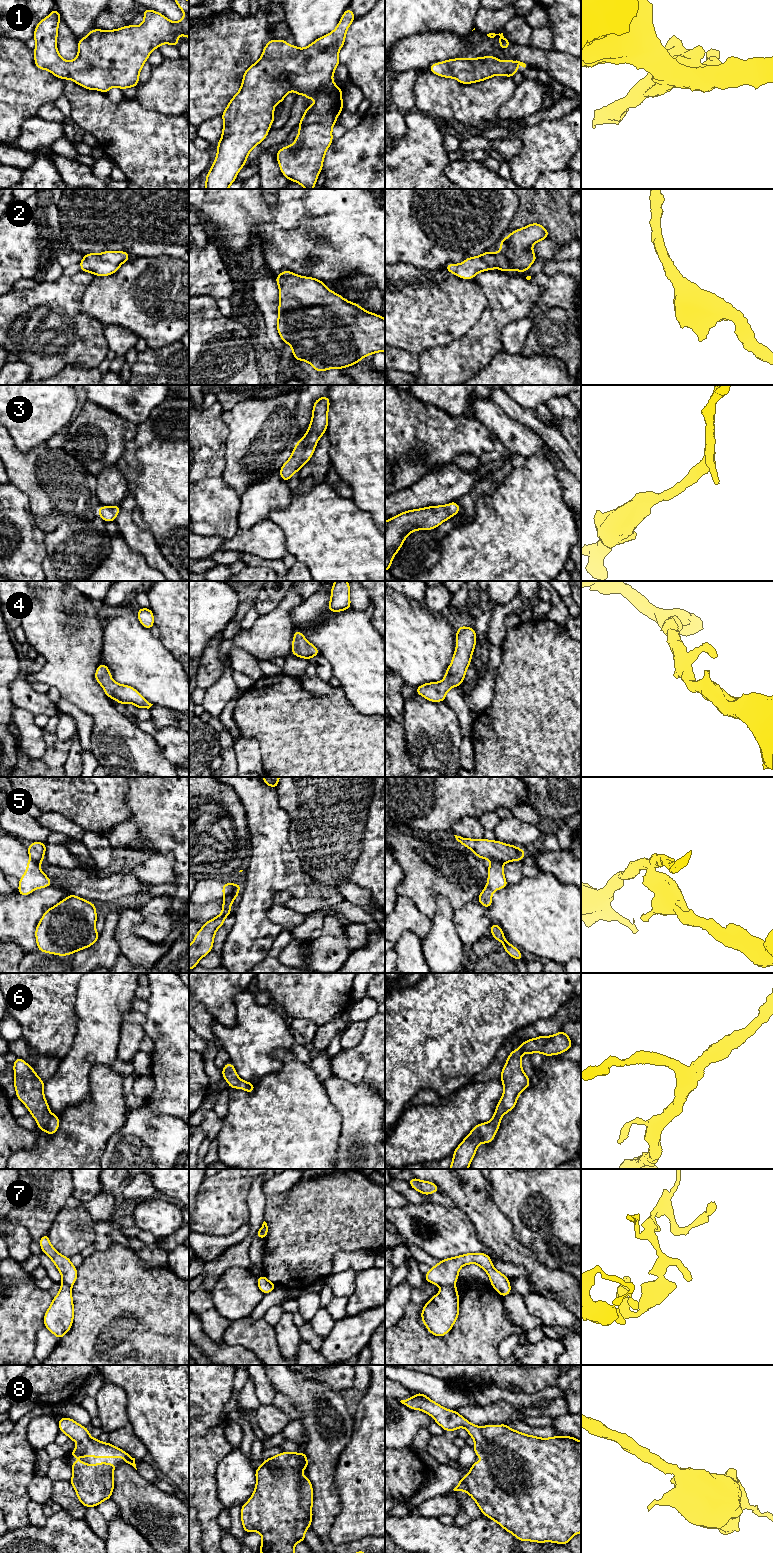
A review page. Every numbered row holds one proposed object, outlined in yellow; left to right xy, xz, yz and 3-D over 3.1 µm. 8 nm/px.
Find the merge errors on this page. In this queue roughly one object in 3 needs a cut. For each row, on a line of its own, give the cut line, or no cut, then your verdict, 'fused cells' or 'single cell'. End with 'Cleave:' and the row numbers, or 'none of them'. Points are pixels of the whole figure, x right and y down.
1: cut none; single cell
2: cut none; single cell
3: cut none; single cell
4: cut none; single cell
5: cut xz (235, 884), (235, 888), (223, 896); fused cells
6: cut none; single cell
7: cut yz (454, 1284), (442, 1287); fused cells
8: cut none; single cell
Cleave: 5, 7

